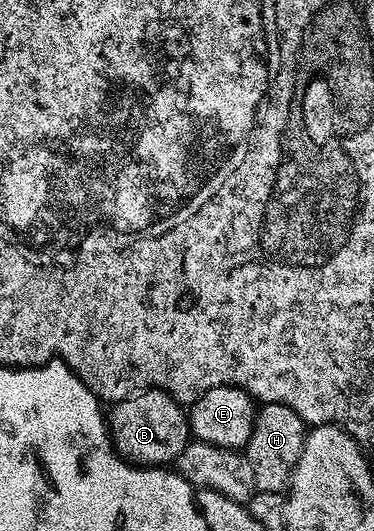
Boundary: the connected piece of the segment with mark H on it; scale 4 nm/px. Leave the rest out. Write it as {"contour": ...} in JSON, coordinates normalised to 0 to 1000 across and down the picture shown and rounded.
{"contour":[[[727,759],[701,763],[682,776],[674,819],[652,847],[652,859],[671,879],[682,923],[754,928],[773,915],[775,896],[802,864],[821,814],[821,795],[807,793],[802,782],[781,774],[781,766]]]}

